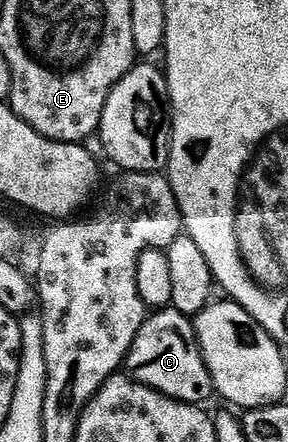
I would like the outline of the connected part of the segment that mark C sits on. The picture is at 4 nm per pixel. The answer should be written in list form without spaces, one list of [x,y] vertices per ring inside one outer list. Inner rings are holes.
[[[158,308],[147,317],[140,328],[136,340],[126,356],[124,370],[134,381],[160,392],[164,396],[176,399],[177,402],[191,404],[206,404],[211,397],[215,397],[214,381],[206,367],[202,349],[198,347],[198,334],[194,331],[194,323],[187,315],[173,308]]]

